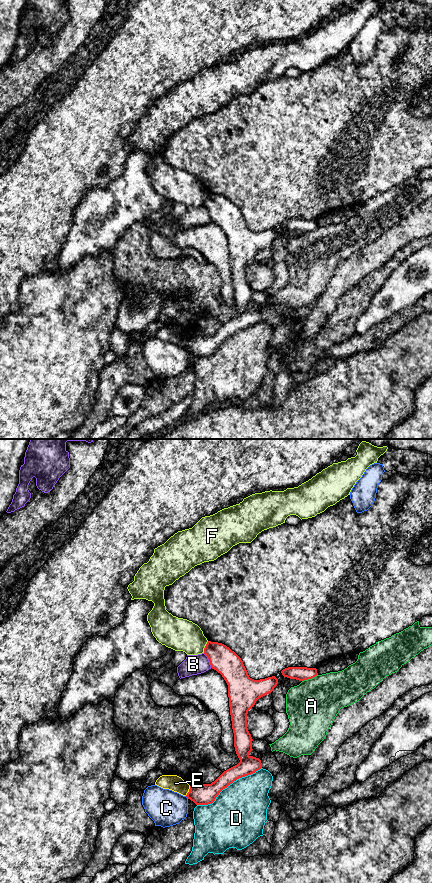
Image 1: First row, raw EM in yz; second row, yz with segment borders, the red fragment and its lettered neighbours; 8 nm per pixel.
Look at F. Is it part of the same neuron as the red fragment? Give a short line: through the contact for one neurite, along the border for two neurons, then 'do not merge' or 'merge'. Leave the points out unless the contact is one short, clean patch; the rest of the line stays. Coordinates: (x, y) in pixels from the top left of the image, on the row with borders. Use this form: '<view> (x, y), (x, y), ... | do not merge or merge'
do not merge

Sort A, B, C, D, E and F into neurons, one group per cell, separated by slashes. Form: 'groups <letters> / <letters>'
groups A / B / C / D / E F

